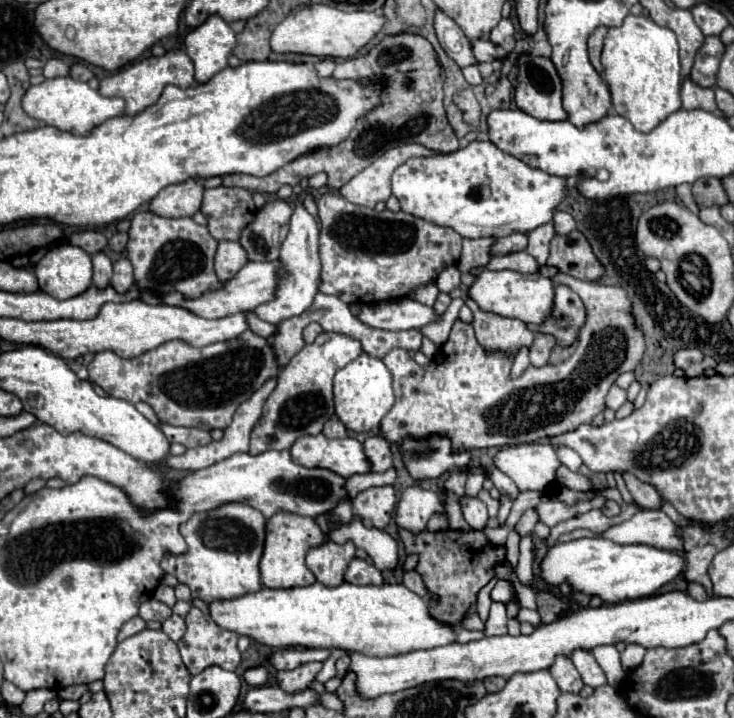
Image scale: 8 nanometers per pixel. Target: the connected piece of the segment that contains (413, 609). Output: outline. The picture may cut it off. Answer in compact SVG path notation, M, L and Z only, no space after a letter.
M320 582L302 588L286 588L278 590L278 628L266 628L266 588L246 594L236 600L216 600L210 604L212 620L236 634L254 638L256 642L270 648L290 648L290 646L306 646L306 648L342 648L348 652L360 652L366 656L396 656L408 654L420 648L436 648L444 644L452 644L456 640L454 626L446 622L438 622L430 616L428 602L408 590L404 584L382 584L382 586L358 586L344 582L336 588L328 588Z

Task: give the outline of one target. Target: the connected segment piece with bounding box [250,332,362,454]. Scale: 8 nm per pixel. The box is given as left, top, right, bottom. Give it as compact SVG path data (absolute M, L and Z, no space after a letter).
M322 332L312 344L306 344L278 374L276 388L268 396L262 418L252 430L250 454L264 450L290 450L300 436L316 436L322 432L324 422L334 416L332 378L334 374L362 354L360 344L342 334Z

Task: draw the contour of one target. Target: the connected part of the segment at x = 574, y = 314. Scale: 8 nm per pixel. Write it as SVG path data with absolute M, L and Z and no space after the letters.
M556 286L554 296L554 310L550 312L550 318L538 326L530 326L532 332L538 334L550 334L556 338L556 344L562 348L568 348L576 342L580 328L586 320L586 308L576 292L572 292L568 286Z

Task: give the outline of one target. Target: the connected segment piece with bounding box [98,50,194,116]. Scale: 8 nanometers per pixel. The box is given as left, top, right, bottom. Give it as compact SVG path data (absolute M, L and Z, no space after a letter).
M172 50L166 52L164 56L150 56L144 60L138 60L114 74L108 74L106 78L100 80L100 94L102 96L118 96L126 100L126 108L124 114L126 116L136 116L142 110L146 110L148 106L156 104L156 100L160 98L164 86L174 84L178 88L188 88L194 84L194 66L192 60L188 58L188 54L184 50Z

